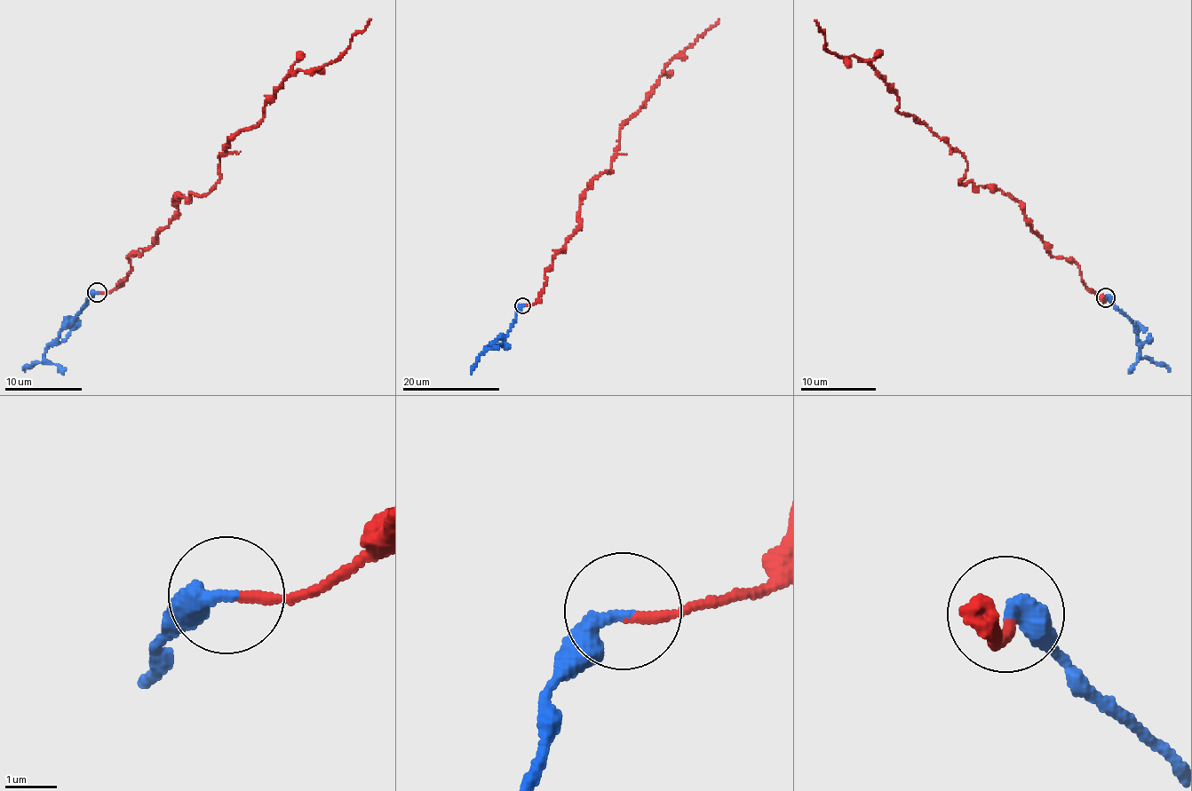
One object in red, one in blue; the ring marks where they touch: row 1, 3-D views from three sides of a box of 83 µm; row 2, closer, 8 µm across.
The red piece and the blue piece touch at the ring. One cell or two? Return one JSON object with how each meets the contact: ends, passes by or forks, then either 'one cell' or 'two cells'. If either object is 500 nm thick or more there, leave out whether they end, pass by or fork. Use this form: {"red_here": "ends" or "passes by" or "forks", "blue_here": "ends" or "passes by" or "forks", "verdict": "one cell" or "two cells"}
{"red_here": "ends", "blue_here": "ends", "verdict": "one cell"}

